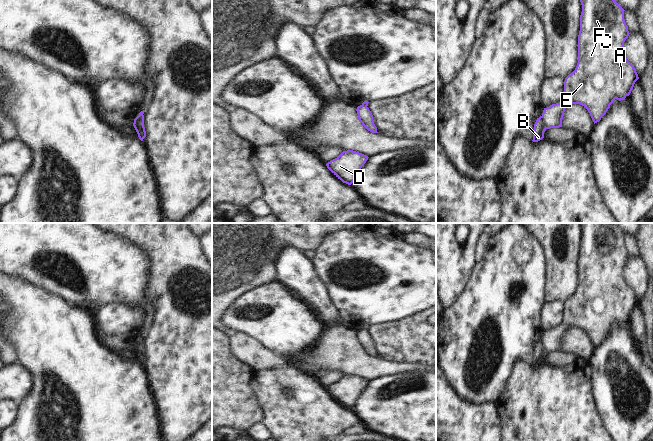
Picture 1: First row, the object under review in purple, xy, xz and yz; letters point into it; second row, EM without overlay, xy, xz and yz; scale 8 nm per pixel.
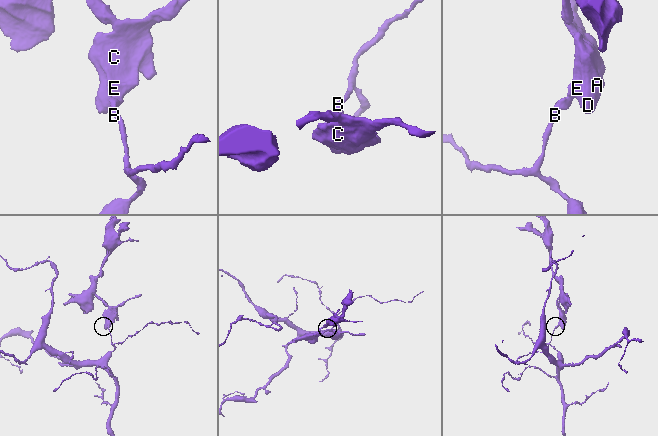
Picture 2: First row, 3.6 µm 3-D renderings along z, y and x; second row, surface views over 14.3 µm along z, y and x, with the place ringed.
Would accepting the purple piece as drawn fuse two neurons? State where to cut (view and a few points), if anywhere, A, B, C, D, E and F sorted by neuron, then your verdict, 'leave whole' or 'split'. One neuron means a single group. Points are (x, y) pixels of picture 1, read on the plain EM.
cut yz (541, 340), (546, 352); groups A C D E F / B; split

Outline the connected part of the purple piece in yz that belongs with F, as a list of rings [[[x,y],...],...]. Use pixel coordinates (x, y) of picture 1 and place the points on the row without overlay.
[[[580,223],[582,236],[580,239],[580,255],[578,259],[578,287],[575,294],[564,305],[564,323],[562,326],[544,332],[542,342],[546,353],[562,351],[565,331],[571,328],[584,330],[595,347],[606,338],[615,323],[621,325],[630,319],[635,306],[639,303],[634,290],[624,278],[624,266],[629,260],[624,244],[624,233],[615,223]]]

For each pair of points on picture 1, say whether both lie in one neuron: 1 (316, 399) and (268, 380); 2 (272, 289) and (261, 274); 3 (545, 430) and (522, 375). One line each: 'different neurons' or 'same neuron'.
1: same neuron
2: different neurons
3: same neuron

